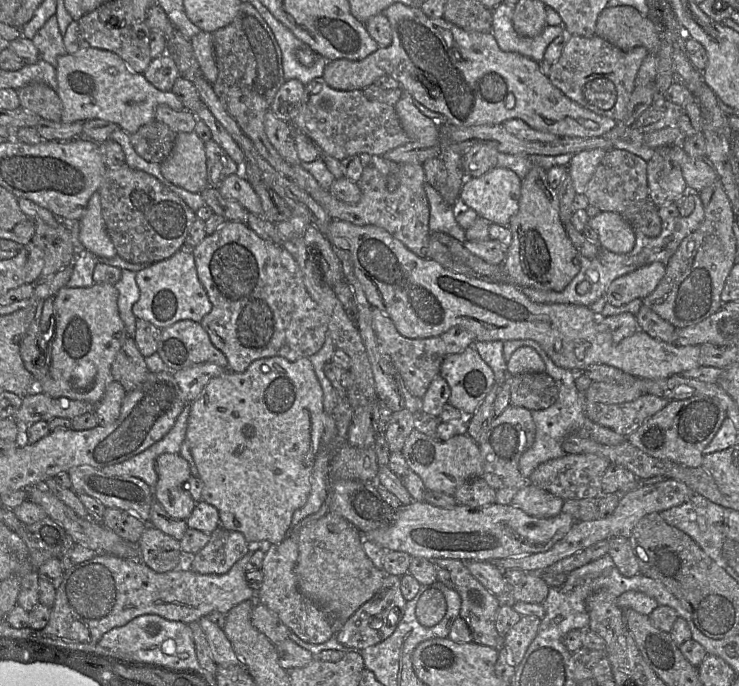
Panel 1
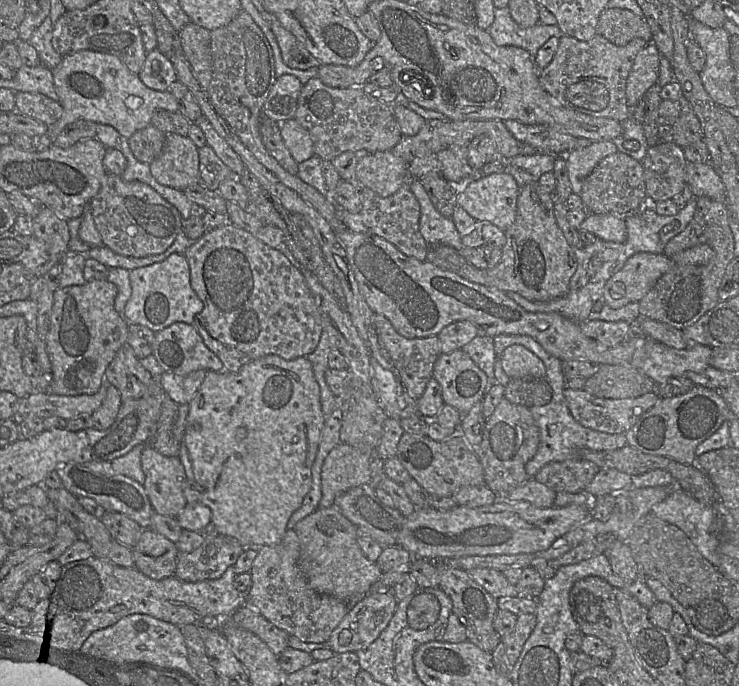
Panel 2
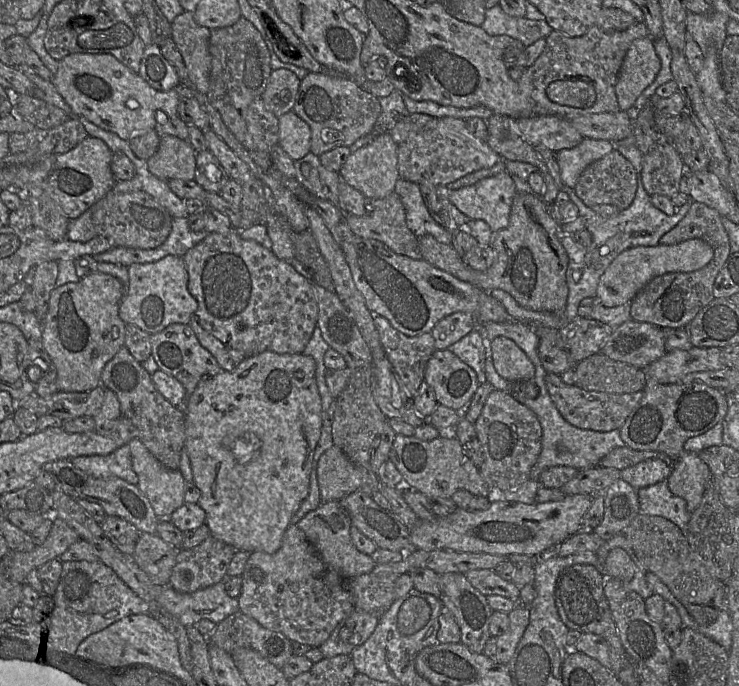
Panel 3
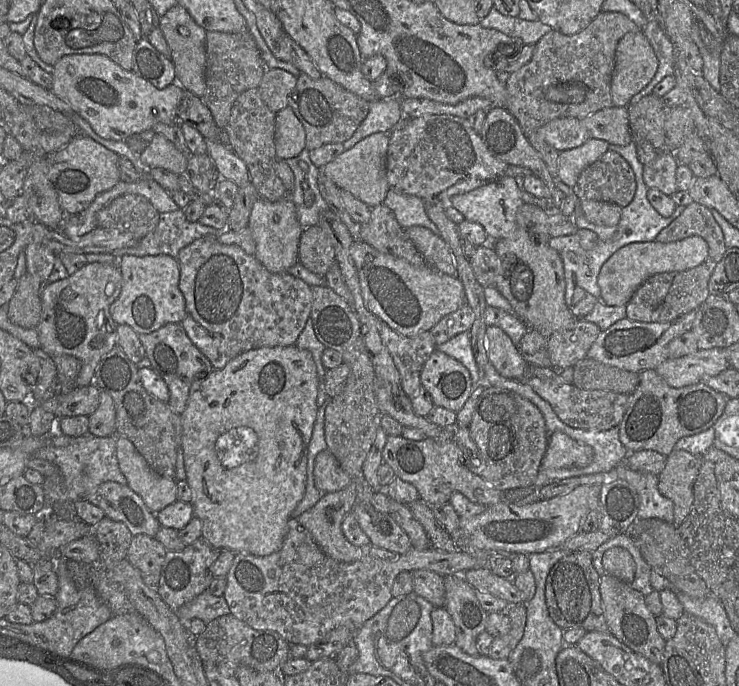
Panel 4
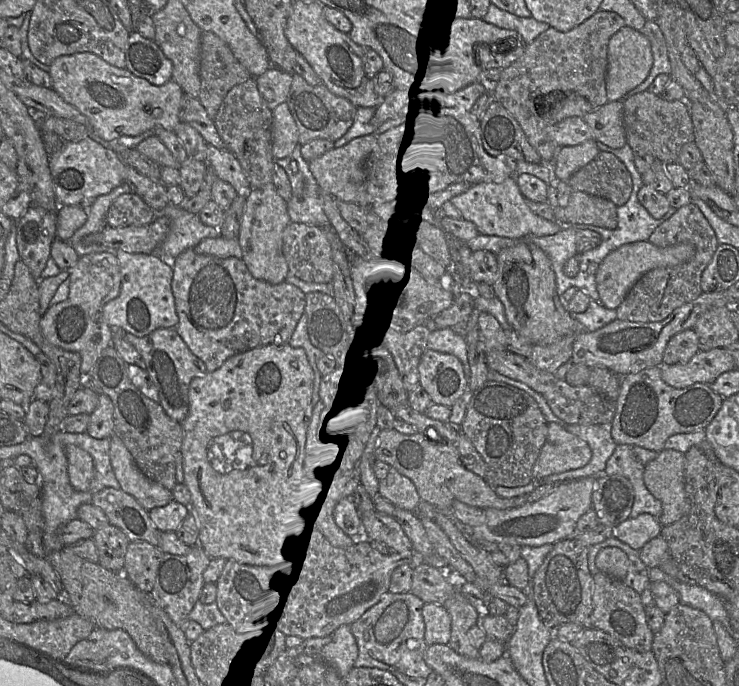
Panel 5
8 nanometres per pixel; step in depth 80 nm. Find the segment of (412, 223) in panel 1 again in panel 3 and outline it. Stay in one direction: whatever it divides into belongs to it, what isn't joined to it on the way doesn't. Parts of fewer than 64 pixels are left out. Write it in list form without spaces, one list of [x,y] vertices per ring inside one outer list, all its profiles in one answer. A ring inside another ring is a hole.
[[[393,192],[383,199],[365,198],[365,210],[363,216],[346,215],[347,225],[353,235],[380,241],[399,255],[422,260],[418,237],[407,227],[406,211],[399,195]]]

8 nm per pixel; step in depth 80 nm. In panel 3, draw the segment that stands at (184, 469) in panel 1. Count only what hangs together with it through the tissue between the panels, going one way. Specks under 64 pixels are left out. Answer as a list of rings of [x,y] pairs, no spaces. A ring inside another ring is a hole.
[[[139,439],[130,440],[127,445],[132,469],[138,476],[138,489],[149,500],[158,519],[168,519],[184,504],[185,480],[182,474],[160,464]]]

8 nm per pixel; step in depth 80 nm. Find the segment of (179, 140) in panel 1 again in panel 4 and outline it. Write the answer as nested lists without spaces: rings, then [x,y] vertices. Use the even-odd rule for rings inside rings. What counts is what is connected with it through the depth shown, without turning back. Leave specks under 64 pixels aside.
[[[155,134],[139,157],[148,167],[163,168],[178,176],[186,172],[189,156],[180,152],[163,135]]]

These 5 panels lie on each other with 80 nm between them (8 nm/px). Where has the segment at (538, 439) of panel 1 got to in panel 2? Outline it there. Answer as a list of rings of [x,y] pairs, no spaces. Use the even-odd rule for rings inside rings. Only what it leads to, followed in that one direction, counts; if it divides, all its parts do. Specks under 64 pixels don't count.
[[[505,334],[495,336],[493,339],[496,353],[494,374],[499,384],[506,386],[511,381],[511,378],[508,377],[502,369],[500,358],[503,354],[503,351],[507,347],[516,344],[526,347],[544,362],[546,367],[545,379],[552,388],[553,395],[551,401],[548,404],[543,406],[528,407],[540,429],[540,444],[538,451],[526,464],[528,479],[534,479],[535,475],[540,471],[540,469],[550,462],[562,462],[565,460],[579,459],[578,451],[580,448],[604,451],[615,450],[628,445],[625,434],[608,434],[605,432],[593,430],[582,426],[573,418],[564,396],[564,389],[566,387],[567,379],[562,370],[562,361],[549,354],[534,338],[527,335]]]

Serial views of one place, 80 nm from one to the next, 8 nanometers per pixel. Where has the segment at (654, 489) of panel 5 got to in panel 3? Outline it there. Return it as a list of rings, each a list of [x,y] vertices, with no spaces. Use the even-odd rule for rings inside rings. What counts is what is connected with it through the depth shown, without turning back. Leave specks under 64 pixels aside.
[[[684,451],[674,460],[666,482],[674,495],[686,501],[687,509],[692,514],[699,507],[711,480],[711,471],[699,454]]]

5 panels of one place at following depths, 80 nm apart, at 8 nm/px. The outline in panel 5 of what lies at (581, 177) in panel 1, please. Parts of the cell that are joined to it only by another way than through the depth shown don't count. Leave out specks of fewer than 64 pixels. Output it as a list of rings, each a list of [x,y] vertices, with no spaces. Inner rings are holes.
[[[595,139],[576,146],[561,147],[555,155],[555,175],[557,180],[568,182],[579,169],[592,161],[600,150]]]

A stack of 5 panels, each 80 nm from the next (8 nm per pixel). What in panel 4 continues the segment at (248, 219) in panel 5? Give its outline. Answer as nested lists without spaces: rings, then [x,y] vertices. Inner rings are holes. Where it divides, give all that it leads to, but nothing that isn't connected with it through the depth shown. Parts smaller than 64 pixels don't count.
[[[290,197],[271,202],[259,198],[253,205],[247,224],[255,242],[256,259],[271,273],[287,272],[298,262],[298,244],[303,230]]]

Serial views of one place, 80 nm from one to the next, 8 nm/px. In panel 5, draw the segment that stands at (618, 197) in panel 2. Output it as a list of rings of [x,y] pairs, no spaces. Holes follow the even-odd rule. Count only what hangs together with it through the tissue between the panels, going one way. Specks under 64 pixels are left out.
[[[600,151],[568,180],[572,191],[585,192],[624,205],[632,192],[632,177],[625,164],[614,154]]]

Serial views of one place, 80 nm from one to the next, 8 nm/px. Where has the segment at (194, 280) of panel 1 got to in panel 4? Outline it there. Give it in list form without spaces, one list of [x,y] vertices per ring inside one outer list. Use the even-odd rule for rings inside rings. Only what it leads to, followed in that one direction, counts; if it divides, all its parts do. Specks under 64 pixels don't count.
[[[166,254],[120,258],[122,291],[110,306],[110,315],[118,325],[126,324],[138,334],[149,334],[169,323],[181,323],[186,304],[179,288],[180,268],[176,258]]]

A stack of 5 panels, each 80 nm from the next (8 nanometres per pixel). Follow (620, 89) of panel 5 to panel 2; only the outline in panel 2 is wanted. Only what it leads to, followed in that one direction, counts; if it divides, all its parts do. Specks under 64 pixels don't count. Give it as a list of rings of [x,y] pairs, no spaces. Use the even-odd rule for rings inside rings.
[[[651,42],[638,52],[627,79],[626,97],[629,108],[634,108],[647,91],[657,83],[661,54]]]

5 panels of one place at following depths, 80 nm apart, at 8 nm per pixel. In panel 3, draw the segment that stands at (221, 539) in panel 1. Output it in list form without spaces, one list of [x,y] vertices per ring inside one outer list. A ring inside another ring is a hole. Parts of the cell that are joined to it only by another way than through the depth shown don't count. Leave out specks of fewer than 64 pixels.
[[[209,534],[198,546],[179,549],[168,585],[180,593],[192,593],[212,586],[227,575],[236,550]]]

